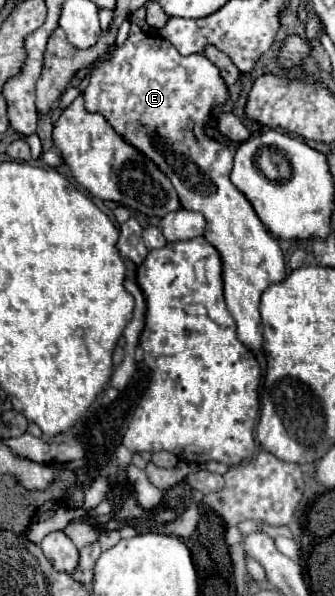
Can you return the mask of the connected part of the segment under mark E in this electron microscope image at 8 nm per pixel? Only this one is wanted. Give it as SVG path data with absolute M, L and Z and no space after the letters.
M130 33L130 37L110 53L110 59L98 61L92 67L88 87L84 91L84 107L90 113L100 113L114 131L132 147L136 147L144 157L148 157L174 185L178 199L184 209L198 211L206 219L204 237L216 247L222 259L222 279L224 279L224 299L230 315L236 321L238 339L254 349L262 349L262 321L260 321L260 295L262 291L284 279L284 255L278 241L268 233L268 229L258 219L256 211L248 199L230 183L232 169L232 151L208 137L206 123L214 105L220 105L226 99L226 85L220 77L220 71L200 53L182 57L174 45L162 37L148 37L146 33Z

